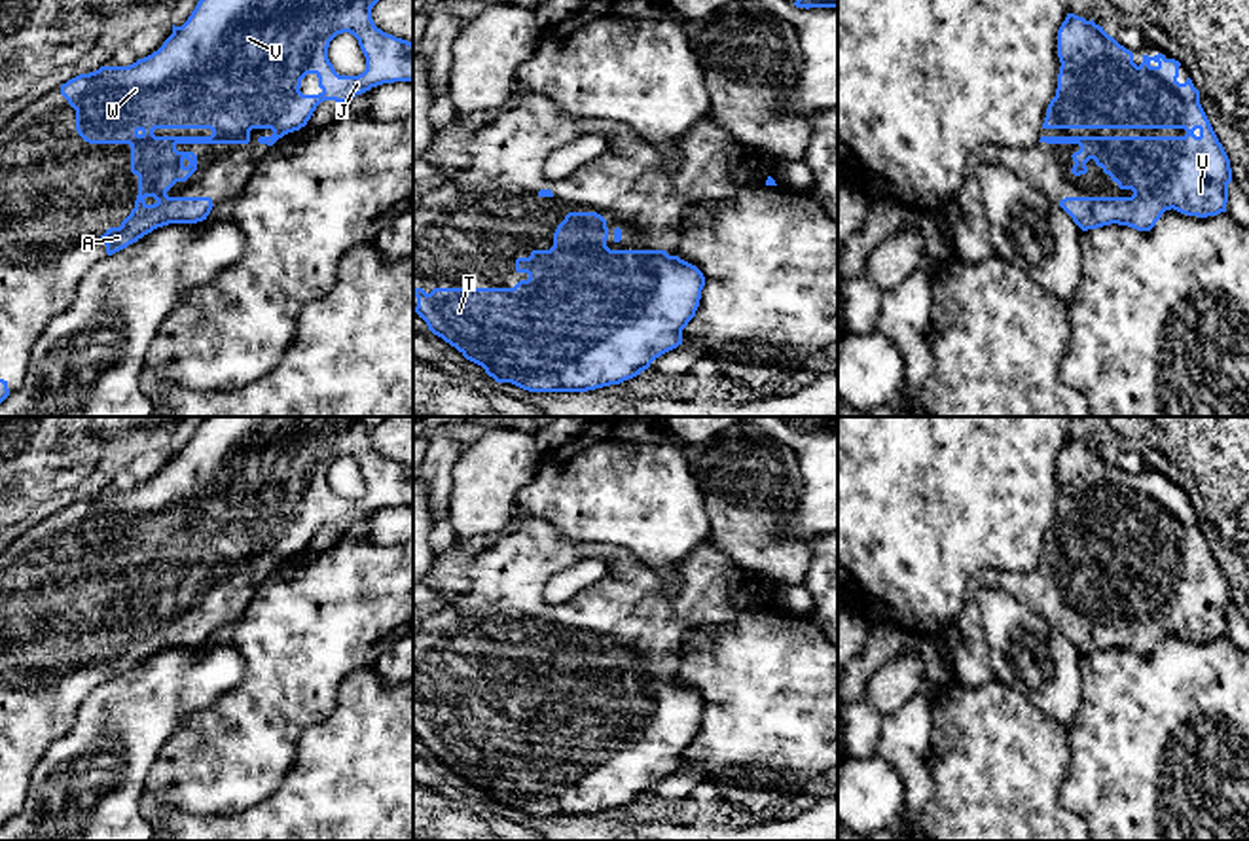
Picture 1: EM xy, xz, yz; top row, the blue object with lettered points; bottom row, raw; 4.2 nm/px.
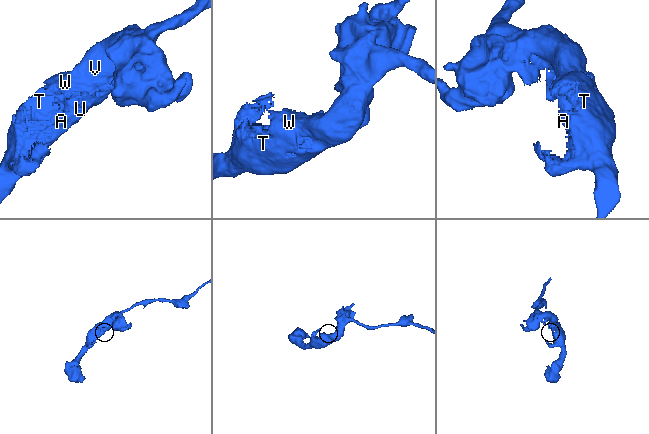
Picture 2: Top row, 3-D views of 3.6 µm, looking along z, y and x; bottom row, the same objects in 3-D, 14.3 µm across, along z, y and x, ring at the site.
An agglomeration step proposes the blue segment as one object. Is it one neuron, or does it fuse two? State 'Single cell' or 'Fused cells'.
Single cell

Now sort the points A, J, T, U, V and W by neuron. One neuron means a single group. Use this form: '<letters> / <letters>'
A J T U V W

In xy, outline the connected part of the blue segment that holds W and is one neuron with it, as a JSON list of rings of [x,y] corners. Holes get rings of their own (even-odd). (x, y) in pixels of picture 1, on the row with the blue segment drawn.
[[[199,0],[182,27],[172,25],[172,34],[152,55],[129,66],[100,66],[80,74],[61,85],[61,95],[76,110],[76,131],[89,144],[129,144],[131,172],[138,176],[135,208],[119,227],[106,229],[100,241],[112,256],[144,235],[169,224],[197,224],[212,210],[210,197],[169,197],[176,182],[186,182],[197,170],[193,152],[178,152],[178,144],[248,144],[252,129],[271,129],[271,136],[260,136],[260,144],[273,146],[288,133],[307,125],[317,106],[324,100],[349,104],[356,95],[371,87],[394,81],[413,83],[413,44],[383,32],[371,19],[371,8],[379,0]],[[349,32],[358,40],[366,57],[366,70],[358,76],[339,76],[328,59],[330,42]],[[307,74],[318,78],[318,95],[303,95],[301,80]],[[155,129],[210,129],[210,136],[155,136]]]

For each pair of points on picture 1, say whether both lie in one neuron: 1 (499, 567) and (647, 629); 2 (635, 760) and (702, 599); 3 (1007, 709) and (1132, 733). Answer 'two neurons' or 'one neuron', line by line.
1: one neuron
2: one neuron
3: two neurons

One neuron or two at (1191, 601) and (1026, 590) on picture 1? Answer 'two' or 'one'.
one

